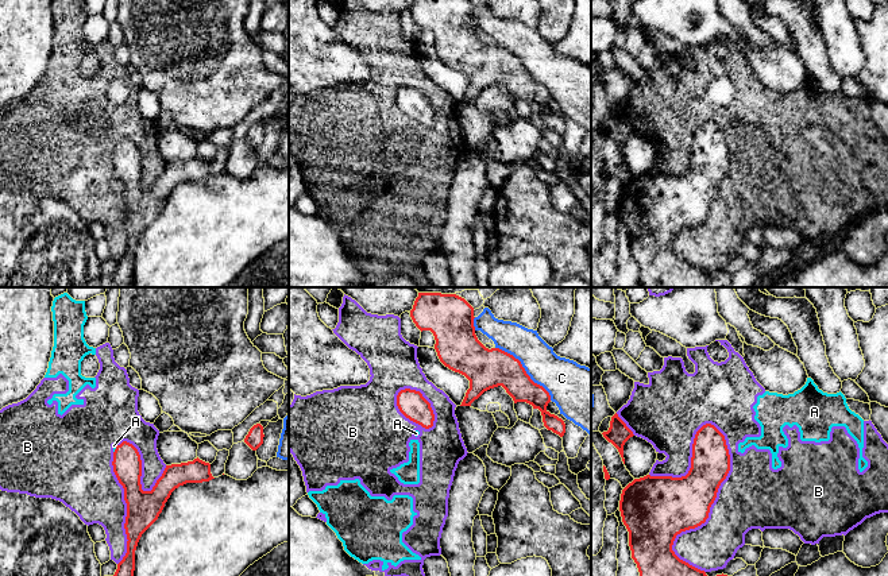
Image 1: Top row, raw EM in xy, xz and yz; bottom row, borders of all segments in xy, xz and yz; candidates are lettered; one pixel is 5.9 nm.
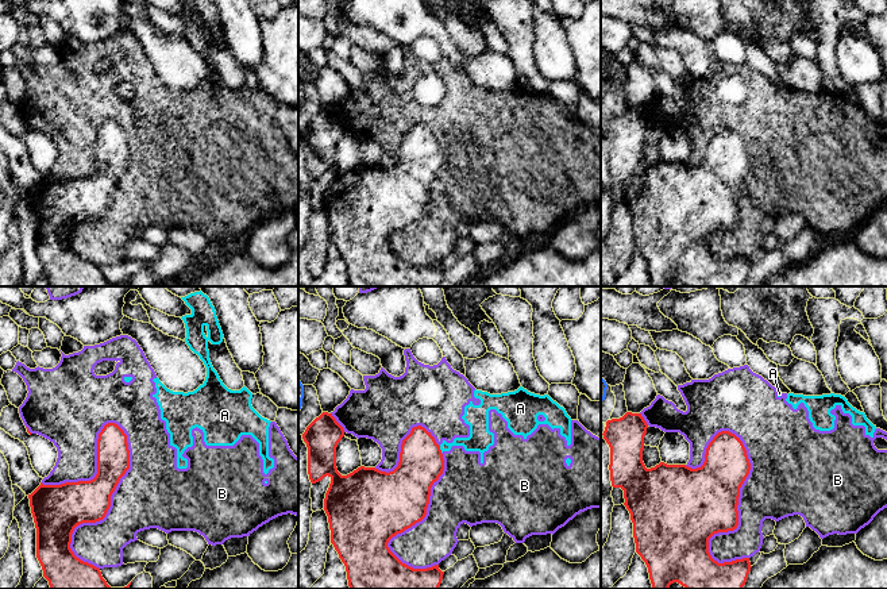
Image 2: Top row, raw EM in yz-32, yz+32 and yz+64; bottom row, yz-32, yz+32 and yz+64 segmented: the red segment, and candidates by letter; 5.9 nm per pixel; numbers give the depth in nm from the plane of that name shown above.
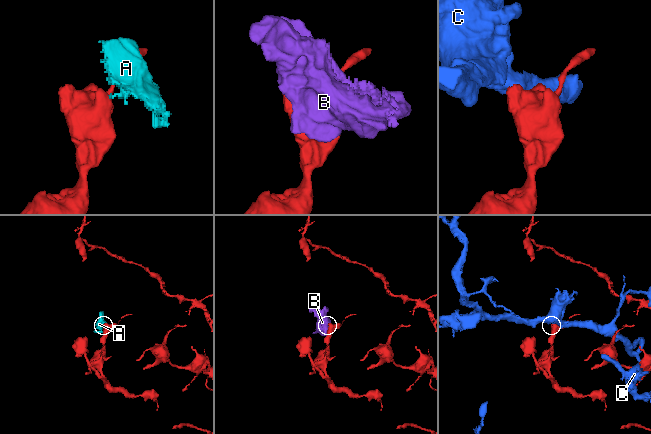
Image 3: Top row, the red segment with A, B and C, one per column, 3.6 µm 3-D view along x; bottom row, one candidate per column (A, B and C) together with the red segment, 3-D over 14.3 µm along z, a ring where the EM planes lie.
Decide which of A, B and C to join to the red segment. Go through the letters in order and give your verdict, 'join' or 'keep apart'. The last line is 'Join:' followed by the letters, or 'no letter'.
A: keep apart
B: keep apart
C: keep apart
Join: no letter

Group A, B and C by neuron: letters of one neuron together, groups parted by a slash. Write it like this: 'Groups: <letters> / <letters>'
Groups: A B / C

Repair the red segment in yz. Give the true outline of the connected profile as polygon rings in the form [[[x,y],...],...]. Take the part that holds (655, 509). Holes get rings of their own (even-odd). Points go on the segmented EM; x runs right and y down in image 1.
[[[711,424],[703,425],[692,444],[691,468],[686,476],[650,476],[634,479],[621,494],[619,511],[629,531],[632,558],[640,576],[707,576],[672,550],[673,541],[682,531],[706,522],[721,483],[730,471],[730,455],[725,436]]]

